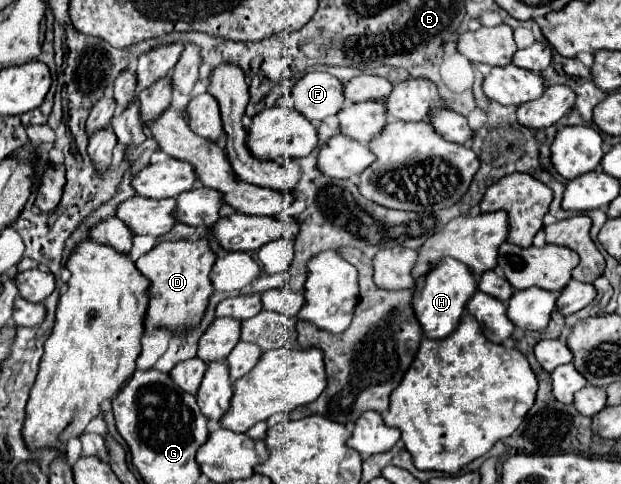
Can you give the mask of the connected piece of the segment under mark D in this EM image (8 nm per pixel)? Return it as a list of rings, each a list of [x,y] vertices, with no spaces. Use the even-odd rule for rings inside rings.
[[[163,240],[147,254],[139,256],[135,262],[137,268],[145,268],[145,276],[151,276],[151,306],[149,306],[149,330],[157,326],[165,326],[175,332],[185,332],[185,328],[193,328],[199,324],[207,300],[213,292],[209,272],[215,264],[215,252],[209,246],[209,240]],[[155,268],[155,276],[153,270]]]

